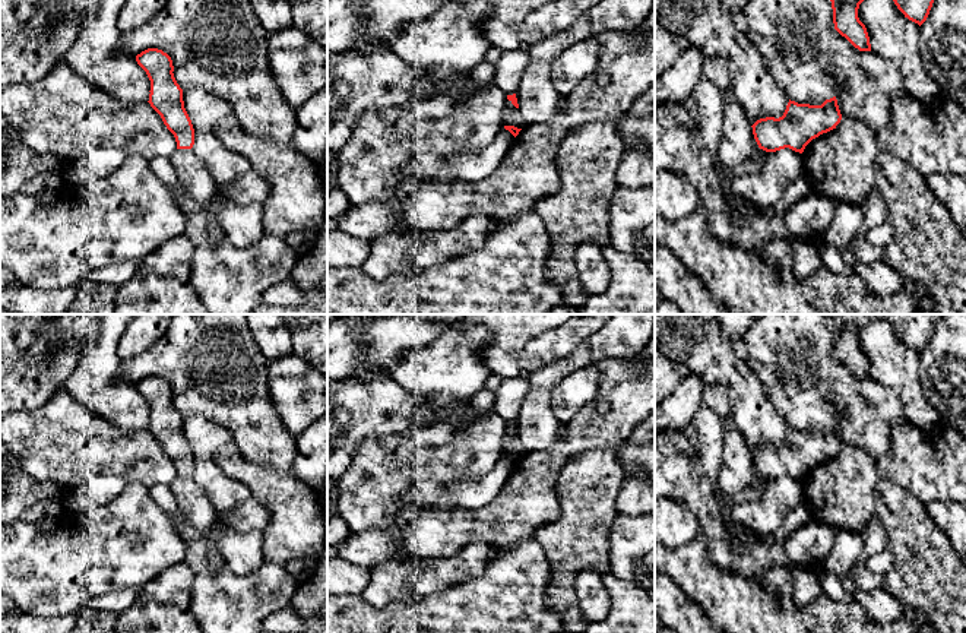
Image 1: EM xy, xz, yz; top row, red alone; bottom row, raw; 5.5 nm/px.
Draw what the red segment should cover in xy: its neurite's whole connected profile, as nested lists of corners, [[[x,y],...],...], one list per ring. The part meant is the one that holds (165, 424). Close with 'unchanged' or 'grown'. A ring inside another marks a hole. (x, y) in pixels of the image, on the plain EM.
[[[148,376],[136,383],[136,389],[151,408],[148,430],[174,462],[177,477],[191,477],[194,472],[194,456],[184,436],[183,417],[172,401],[171,384],[162,377]]]; unchanged

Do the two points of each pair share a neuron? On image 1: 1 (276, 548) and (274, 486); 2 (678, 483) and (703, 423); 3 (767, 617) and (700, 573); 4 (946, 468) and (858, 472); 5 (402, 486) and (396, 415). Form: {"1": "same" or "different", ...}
{"1": "same", "2": "same", "3": "same", "4": "different", "5": "different"}

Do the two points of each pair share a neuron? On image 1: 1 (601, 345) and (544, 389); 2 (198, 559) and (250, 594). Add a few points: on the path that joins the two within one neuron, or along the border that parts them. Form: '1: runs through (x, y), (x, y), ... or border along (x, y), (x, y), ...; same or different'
1: runs through (586, 354), (564, 366), (556, 374); same
2: runs through (206, 573), (224, 591), (236, 594); same

